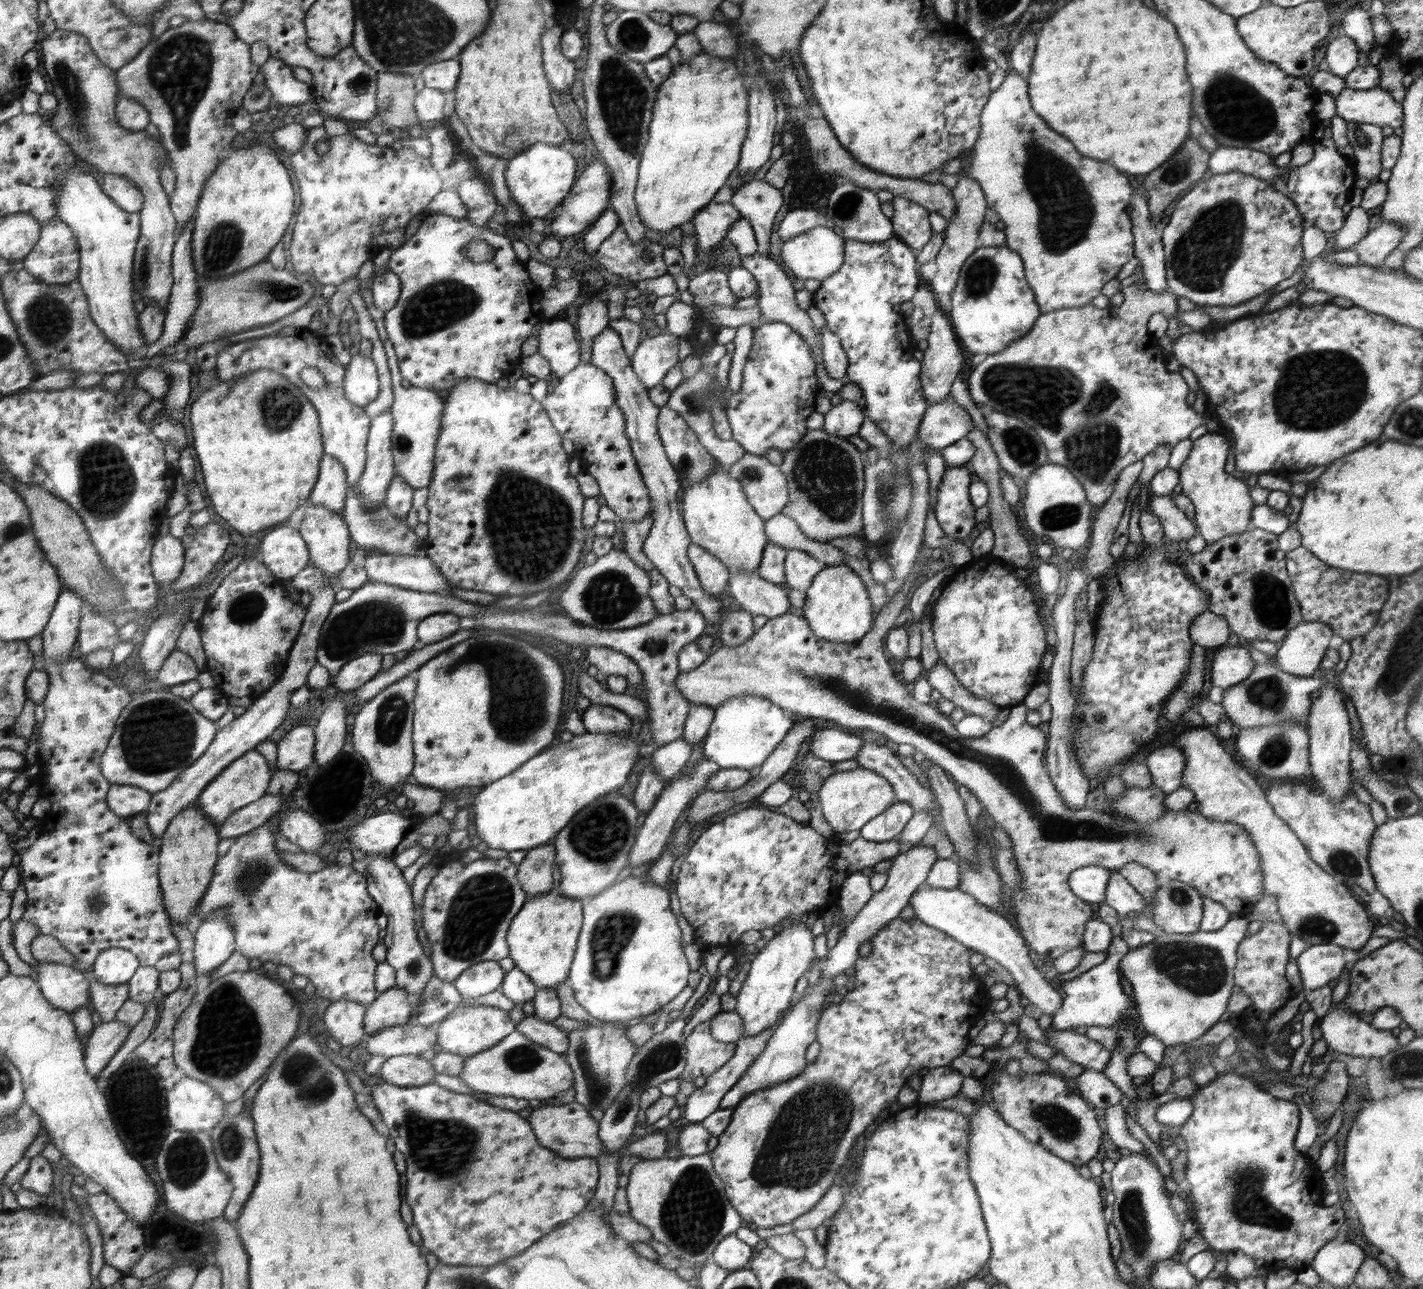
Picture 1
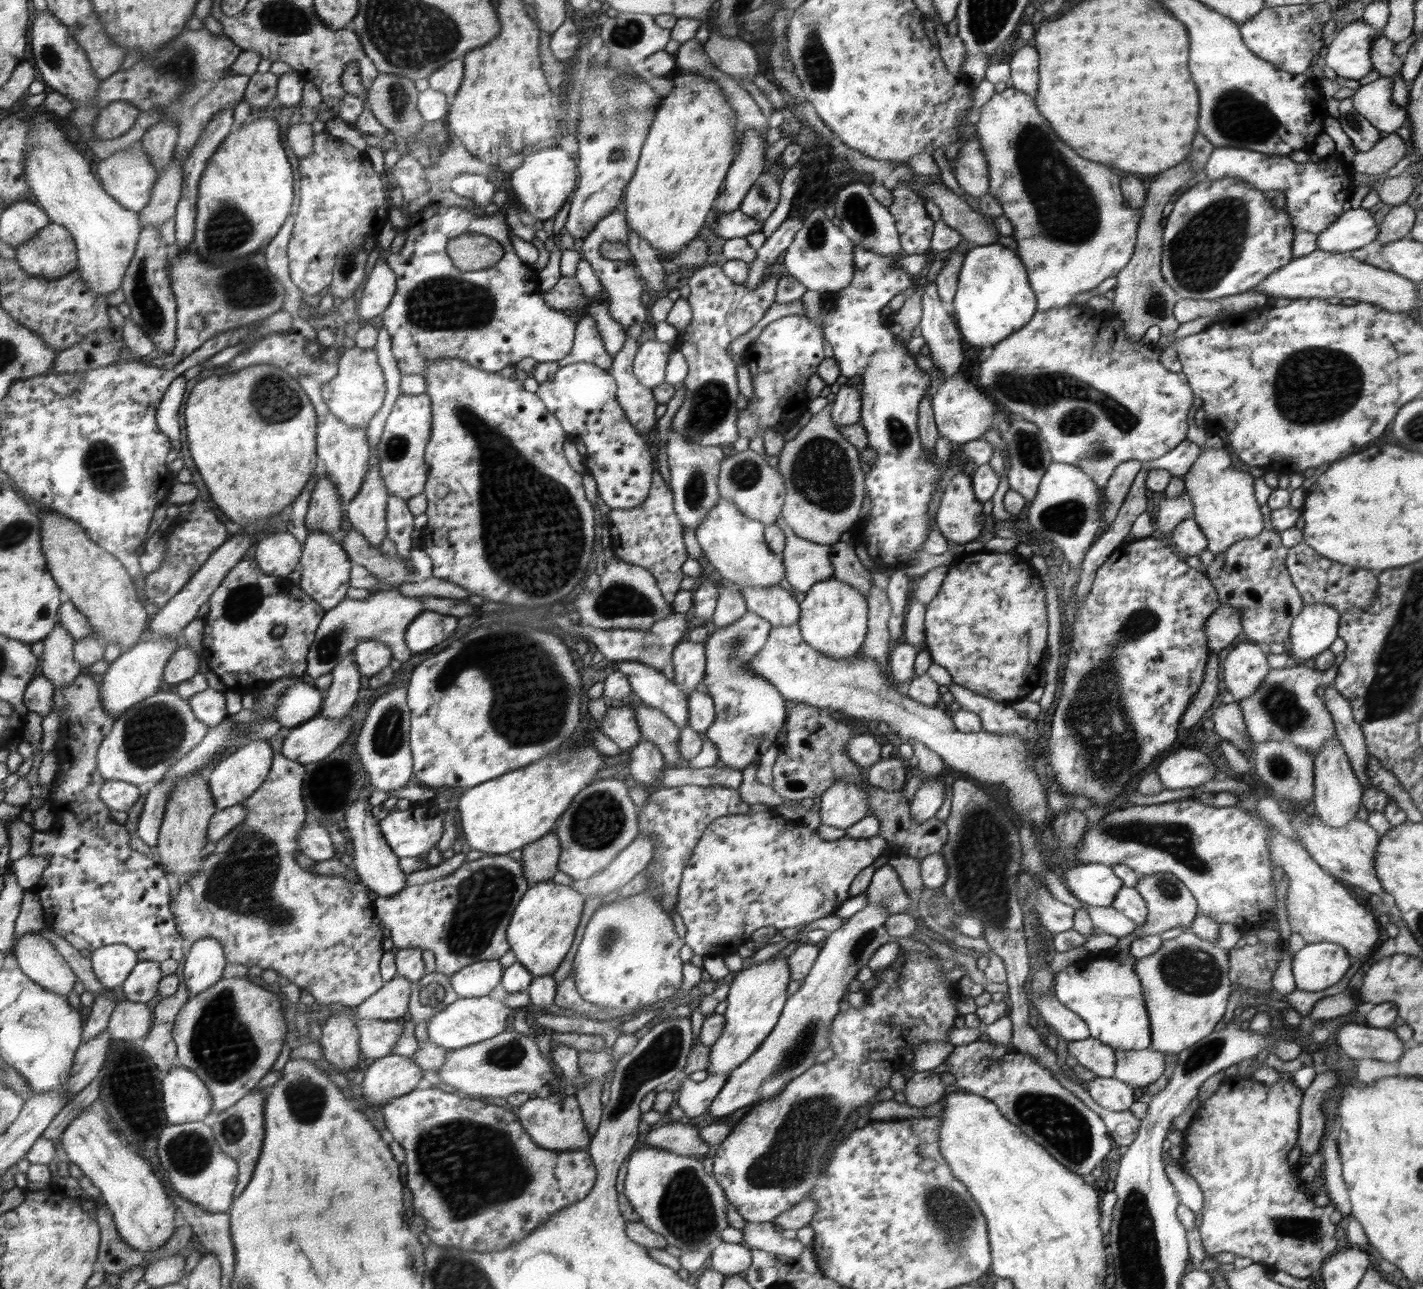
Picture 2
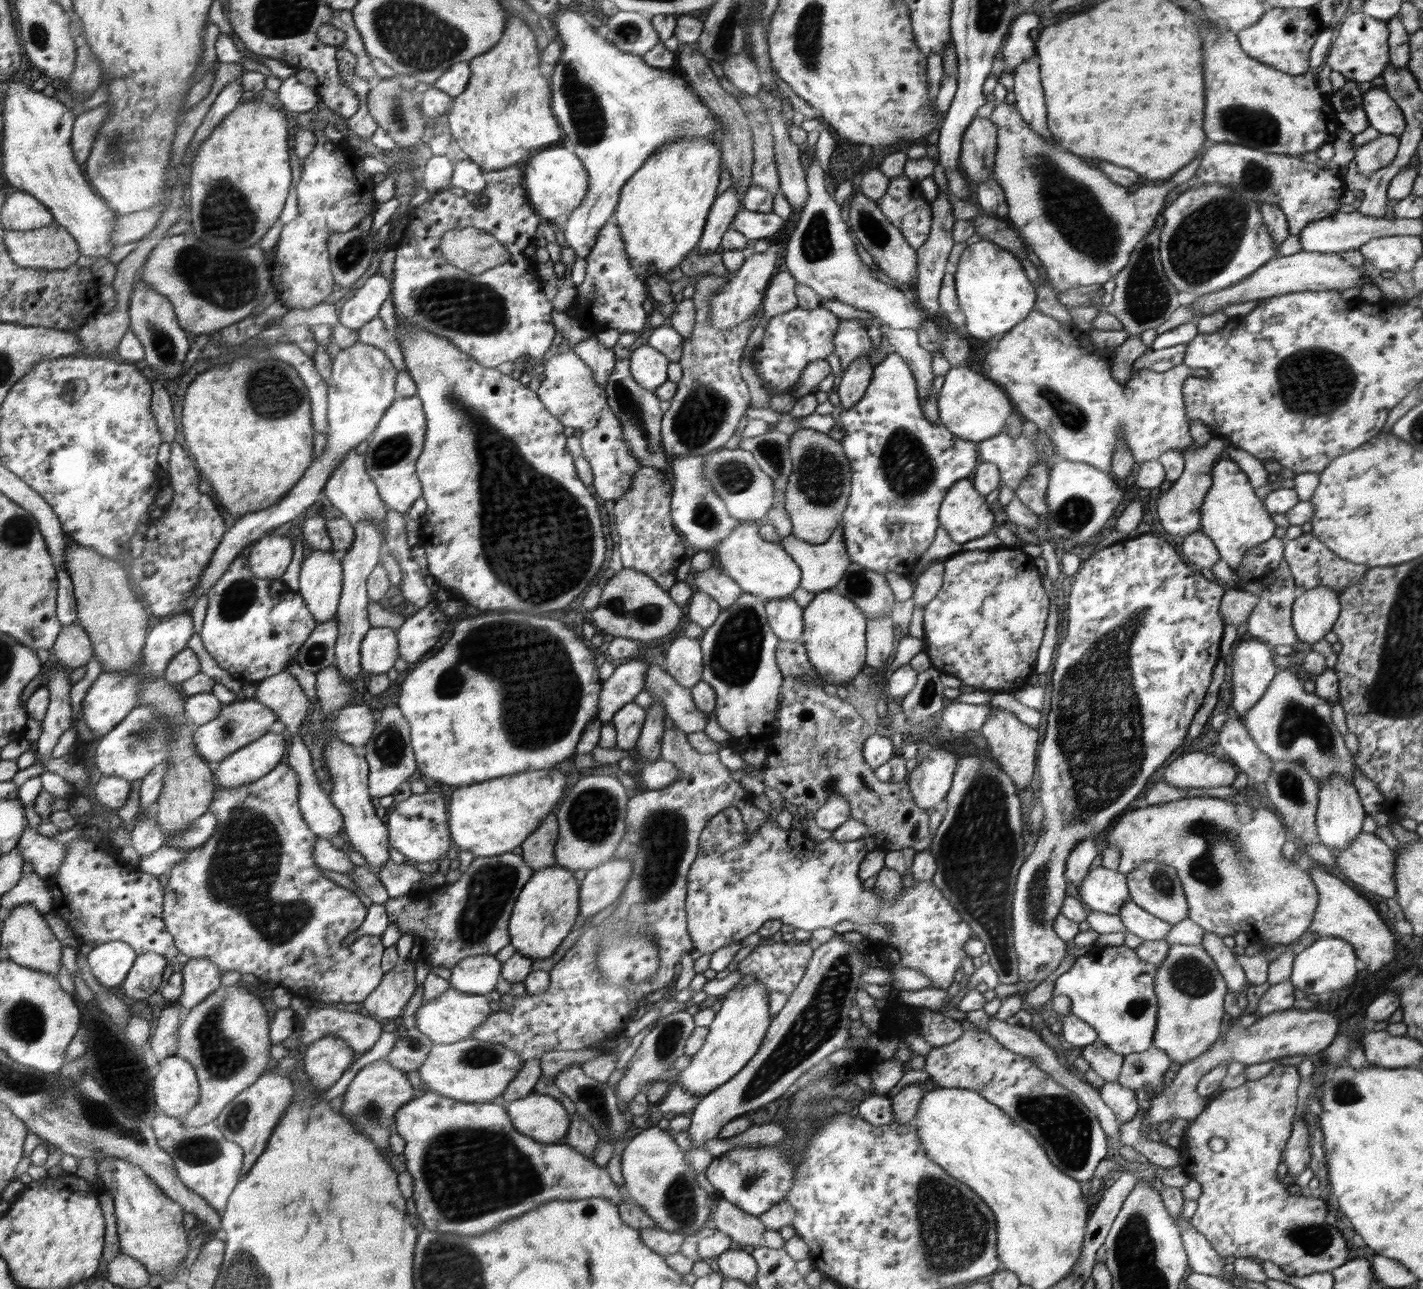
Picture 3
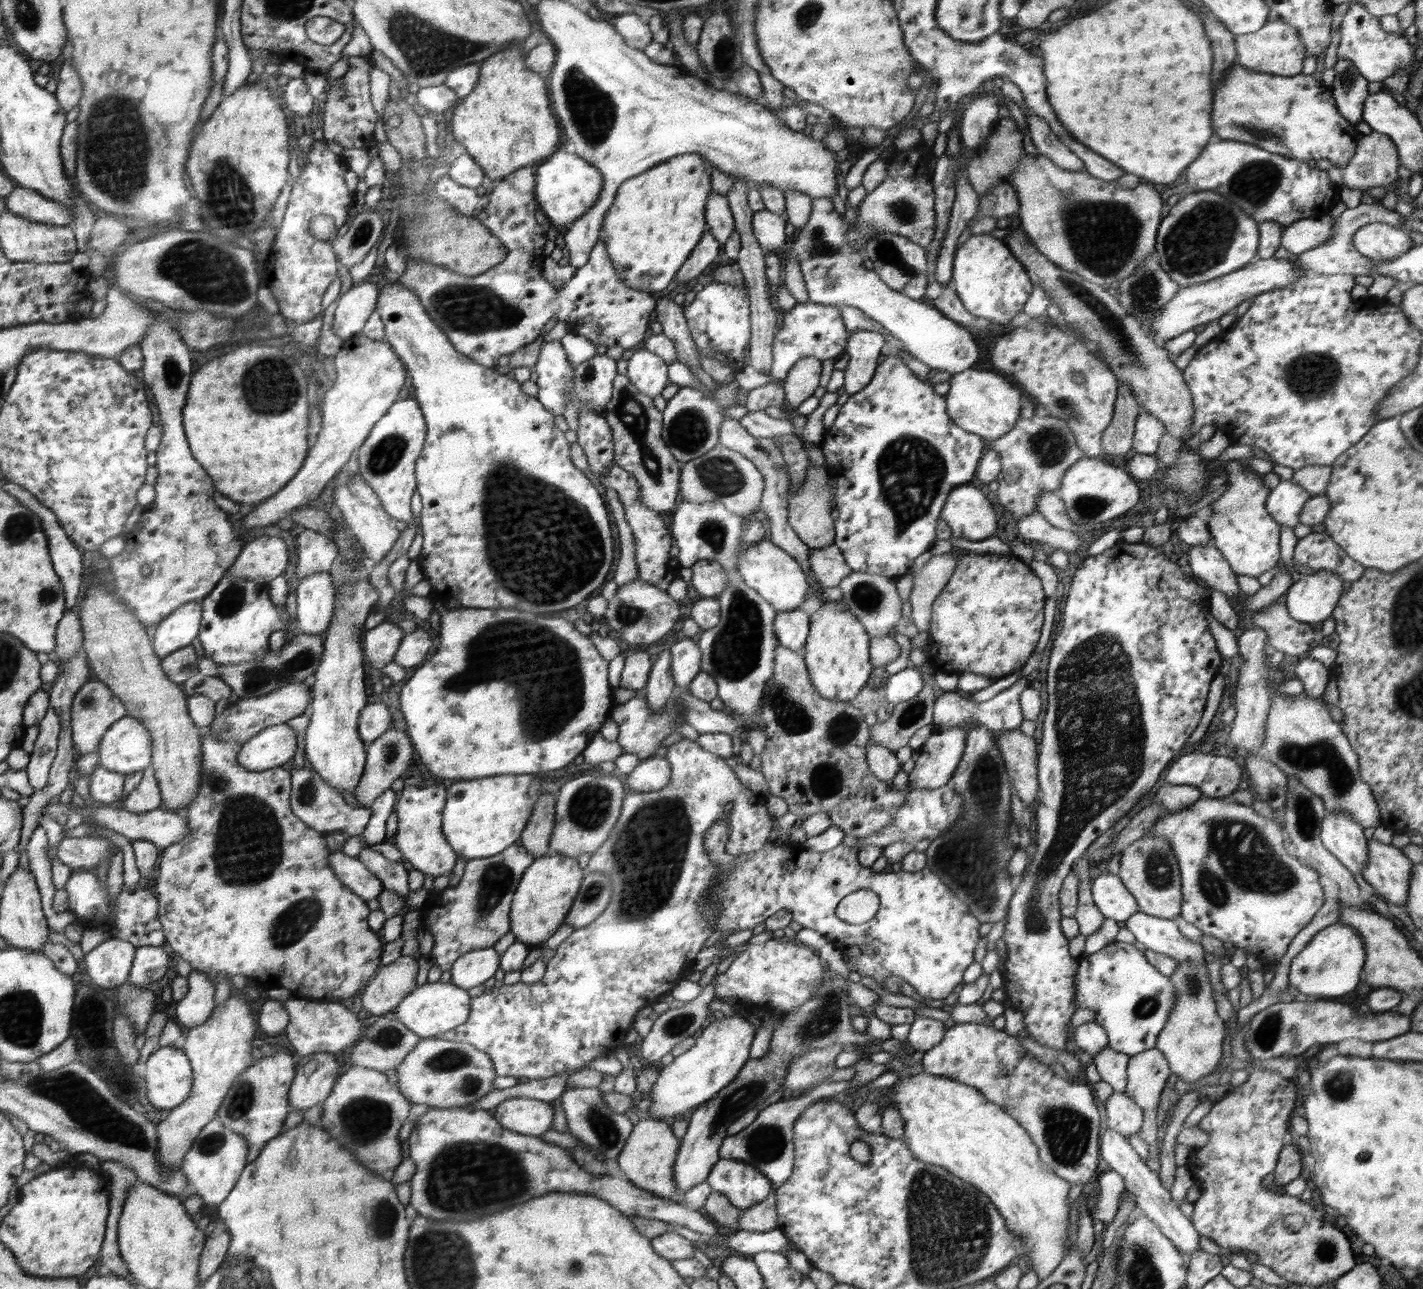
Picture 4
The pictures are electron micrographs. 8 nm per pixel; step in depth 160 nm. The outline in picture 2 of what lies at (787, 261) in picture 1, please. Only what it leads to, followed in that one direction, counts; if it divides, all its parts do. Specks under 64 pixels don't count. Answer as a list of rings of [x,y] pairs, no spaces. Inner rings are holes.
[[[816,209],[804,220],[803,228],[796,233],[795,240],[784,253],[784,266],[787,274],[807,286],[808,290],[832,294],[851,284],[855,274],[854,247],[847,234]]]

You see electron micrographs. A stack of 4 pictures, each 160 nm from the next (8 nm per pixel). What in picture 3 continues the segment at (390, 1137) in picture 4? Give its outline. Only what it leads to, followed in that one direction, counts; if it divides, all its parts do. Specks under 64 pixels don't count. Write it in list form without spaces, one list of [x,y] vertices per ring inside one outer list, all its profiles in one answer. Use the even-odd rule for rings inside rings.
[[[386,1059],[373,1061],[364,1066],[344,1093],[342,1110],[338,1111],[353,1124],[354,1128],[364,1130],[364,1134],[372,1134],[376,1142],[380,1142],[380,1150],[388,1152],[388,1136],[390,1124],[394,1124],[394,1114],[398,1113],[412,1098],[412,1082],[406,1078],[406,1073],[390,1066]]]

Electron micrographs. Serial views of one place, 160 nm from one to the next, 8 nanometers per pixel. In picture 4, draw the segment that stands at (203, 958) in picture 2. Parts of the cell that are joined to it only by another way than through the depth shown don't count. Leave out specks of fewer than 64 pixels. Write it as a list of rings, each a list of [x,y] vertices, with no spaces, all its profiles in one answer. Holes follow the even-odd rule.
[[[192,971],[188,977],[188,992],[178,1001],[177,1023],[184,1030],[192,1030],[204,1024],[216,1008],[216,986],[203,971]]]

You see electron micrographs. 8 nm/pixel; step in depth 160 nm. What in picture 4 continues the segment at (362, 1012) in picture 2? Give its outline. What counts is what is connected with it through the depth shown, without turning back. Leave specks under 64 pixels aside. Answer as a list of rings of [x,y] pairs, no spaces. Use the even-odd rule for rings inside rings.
[[[414,956],[399,957],[380,968],[375,978],[362,994],[362,1008],[375,1017],[386,1015],[386,1012],[398,1007],[414,989],[416,989],[417,960]]]

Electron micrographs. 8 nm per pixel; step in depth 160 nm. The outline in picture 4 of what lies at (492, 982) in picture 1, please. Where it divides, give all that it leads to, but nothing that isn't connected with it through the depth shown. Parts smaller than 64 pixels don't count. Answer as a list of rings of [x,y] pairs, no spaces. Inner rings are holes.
[[[486,947],[480,950],[472,950],[463,954],[452,968],[451,981],[456,986],[468,988],[484,984],[488,978],[492,978],[498,972],[498,962],[501,962],[501,956],[494,947]]]

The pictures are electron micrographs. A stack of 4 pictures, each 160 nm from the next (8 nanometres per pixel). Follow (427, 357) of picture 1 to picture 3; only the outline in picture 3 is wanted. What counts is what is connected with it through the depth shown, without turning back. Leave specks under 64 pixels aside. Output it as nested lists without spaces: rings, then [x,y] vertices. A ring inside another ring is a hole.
[[[509,166],[507,169],[491,171],[487,173],[486,179],[489,188],[484,194],[484,209],[480,209],[479,204],[468,201],[467,196],[460,197],[450,191],[438,191],[432,193],[415,211],[411,211],[401,239],[395,245],[392,296],[396,322],[404,327],[418,327],[428,333],[447,338],[476,362],[488,368],[496,368],[502,362],[516,360],[526,354],[536,356],[538,361],[542,354],[550,350],[552,340],[556,336],[556,328],[550,318],[550,301],[544,298],[542,284],[538,280],[536,265],[540,262],[528,262],[524,258],[524,248],[528,248],[530,244],[537,246],[534,242],[534,232],[540,224],[541,216],[528,204],[529,198],[526,198],[524,190],[520,188],[524,182],[522,166]],[[469,226],[495,235],[510,251],[510,260],[481,275],[470,274],[446,261],[439,247],[442,235],[449,230]]]

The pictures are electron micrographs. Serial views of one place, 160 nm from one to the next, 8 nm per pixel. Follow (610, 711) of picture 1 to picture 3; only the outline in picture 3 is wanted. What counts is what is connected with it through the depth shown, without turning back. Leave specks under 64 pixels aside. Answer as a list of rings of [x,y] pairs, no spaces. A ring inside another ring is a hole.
[[[634,701],[622,706],[611,720],[617,732],[617,747],[622,750],[634,749],[642,736],[645,721],[645,710]]]

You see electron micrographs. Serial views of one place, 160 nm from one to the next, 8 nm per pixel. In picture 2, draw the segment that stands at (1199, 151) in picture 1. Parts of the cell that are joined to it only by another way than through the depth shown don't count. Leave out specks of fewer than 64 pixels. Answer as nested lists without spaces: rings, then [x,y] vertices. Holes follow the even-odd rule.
[[[1184,160],[1178,166],[1174,166],[1166,172],[1160,172],[1152,180],[1152,184],[1148,188],[1145,205],[1142,208],[1143,213],[1138,221],[1137,241],[1132,258],[1116,274],[1115,297],[1112,300],[1113,312],[1122,320],[1124,331],[1127,332],[1132,342],[1141,341],[1141,338],[1151,326],[1158,326],[1162,337],[1171,336],[1180,327],[1173,315],[1173,308],[1179,301],[1179,296],[1166,284],[1161,273],[1163,228],[1160,222],[1162,222],[1164,216],[1162,210],[1172,200],[1172,194],[1192,178],[1190,167],[1190,162]]]

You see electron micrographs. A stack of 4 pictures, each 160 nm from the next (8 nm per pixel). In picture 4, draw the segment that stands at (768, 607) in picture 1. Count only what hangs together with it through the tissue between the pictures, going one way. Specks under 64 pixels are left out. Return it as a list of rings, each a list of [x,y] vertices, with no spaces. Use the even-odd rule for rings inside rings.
[[[800,608],[790,610],[790,612],[780,612],[774,622],[774,631],[779,646],[795,651],[800,650],[806,644],[810,628],[811,617]]]

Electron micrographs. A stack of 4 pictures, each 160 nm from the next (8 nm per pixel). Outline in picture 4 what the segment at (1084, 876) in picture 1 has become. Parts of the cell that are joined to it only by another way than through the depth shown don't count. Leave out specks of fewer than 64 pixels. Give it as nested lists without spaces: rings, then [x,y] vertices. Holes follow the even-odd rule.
[[[1109,871],[1091,881],[1094,904],[1105,918],[1124,922],[1139,911],[1136,899],[1118,875]]]

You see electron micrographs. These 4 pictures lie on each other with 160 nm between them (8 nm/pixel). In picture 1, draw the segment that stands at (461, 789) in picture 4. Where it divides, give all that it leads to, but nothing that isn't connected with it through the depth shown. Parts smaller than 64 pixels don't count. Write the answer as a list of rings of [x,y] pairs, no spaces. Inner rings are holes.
[[[591,732],[574,736],[572,740],[560,742],[532,757],[507,777],[482,787],[481,792],[474,798],[470,821],[474,822],[477,835],[489,848],[499,848],[508,852],[535,849],[540,844],[548,842],[550,838],[558,836],[576,814],[580,814],[580,811],[592,805],[597,798],[626,784],[626,778],[634,768],[634,760],[638,754],[640,754],[638,744],[630,736]]]

